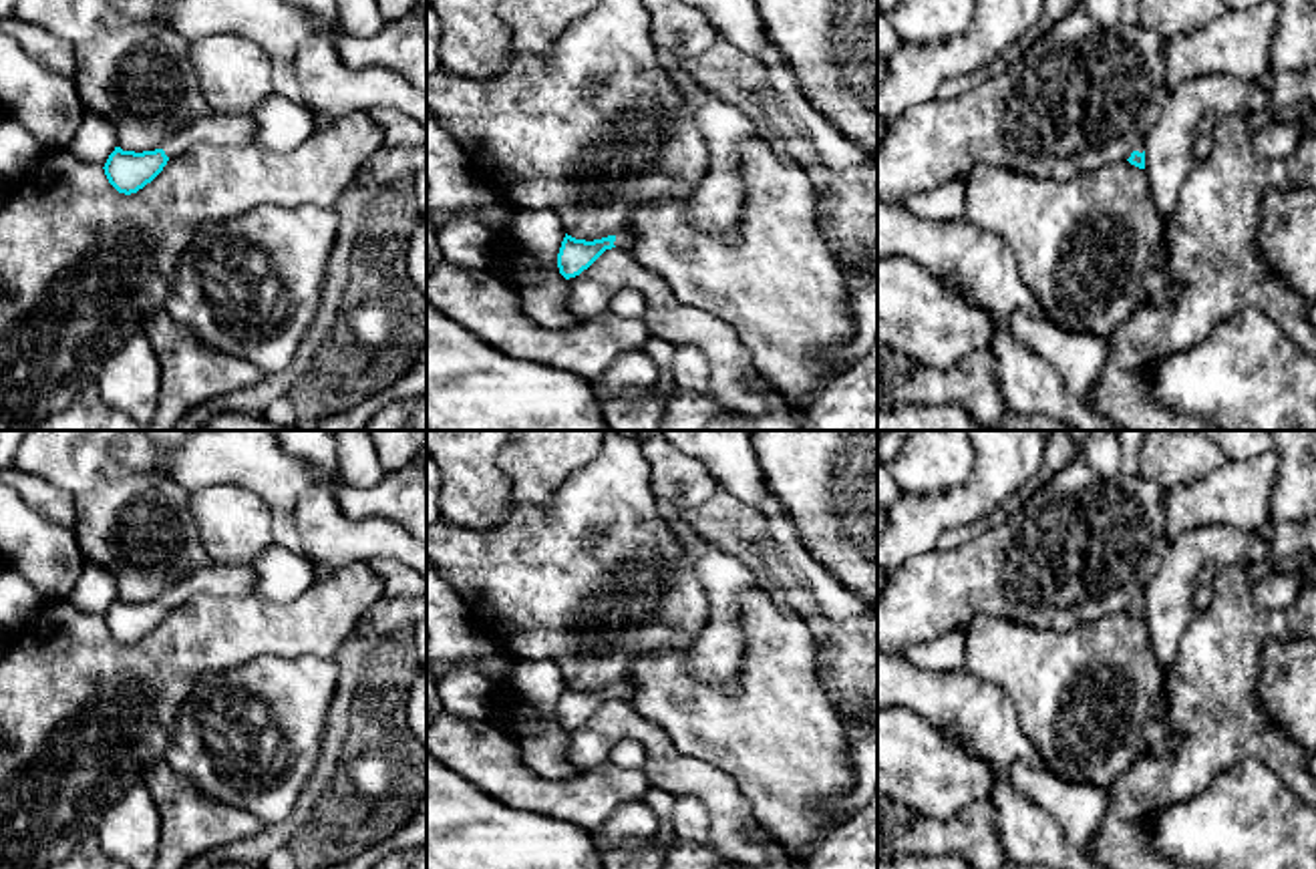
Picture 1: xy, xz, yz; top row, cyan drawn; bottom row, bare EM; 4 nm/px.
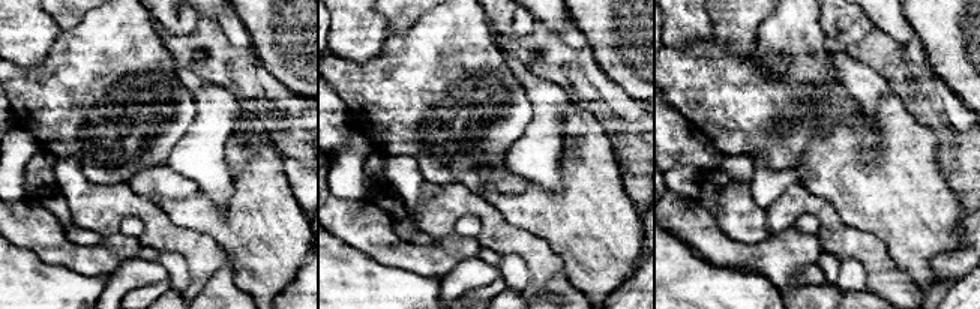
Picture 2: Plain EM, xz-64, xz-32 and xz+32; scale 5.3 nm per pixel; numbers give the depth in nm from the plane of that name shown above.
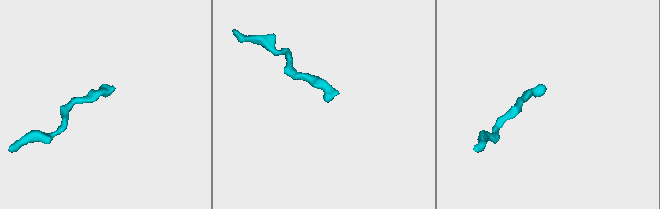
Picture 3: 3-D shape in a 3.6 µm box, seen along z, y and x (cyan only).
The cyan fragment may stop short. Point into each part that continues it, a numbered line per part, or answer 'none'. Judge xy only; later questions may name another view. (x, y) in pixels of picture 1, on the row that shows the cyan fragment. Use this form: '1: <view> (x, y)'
1: xy (226, 129)

